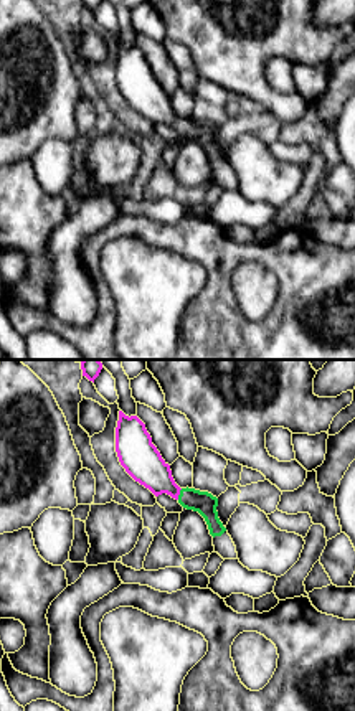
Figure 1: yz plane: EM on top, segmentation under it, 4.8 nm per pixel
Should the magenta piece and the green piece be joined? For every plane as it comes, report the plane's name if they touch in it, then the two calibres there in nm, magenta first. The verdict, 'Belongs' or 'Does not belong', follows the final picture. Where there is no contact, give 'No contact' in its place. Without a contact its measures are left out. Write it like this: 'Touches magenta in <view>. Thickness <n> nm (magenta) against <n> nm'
Touches magenta in yz. Thickness 190 nm (magenta) against 110 nm

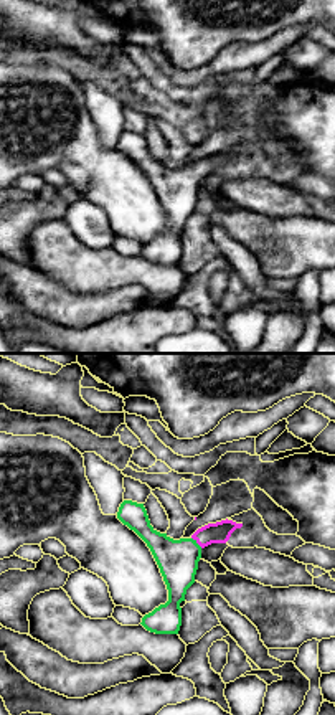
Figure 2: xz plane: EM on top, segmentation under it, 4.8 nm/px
Touches magenta in xz. Thickness 110 nm (magenta) against 190 nm

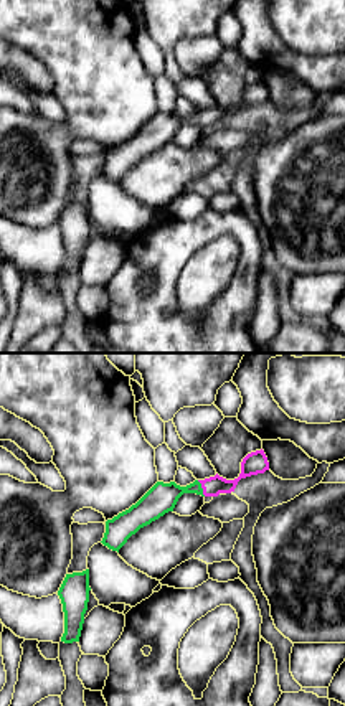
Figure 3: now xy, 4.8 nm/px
Touches magenta in xy. Thickness 100 nm (magenta) against 150 nm

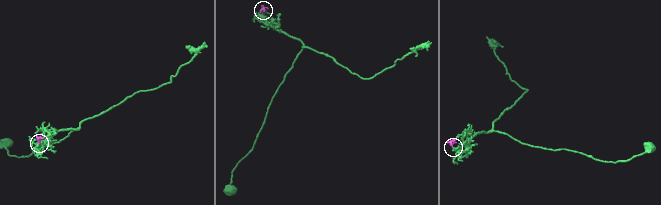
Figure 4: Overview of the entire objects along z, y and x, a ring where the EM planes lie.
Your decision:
Belongs

